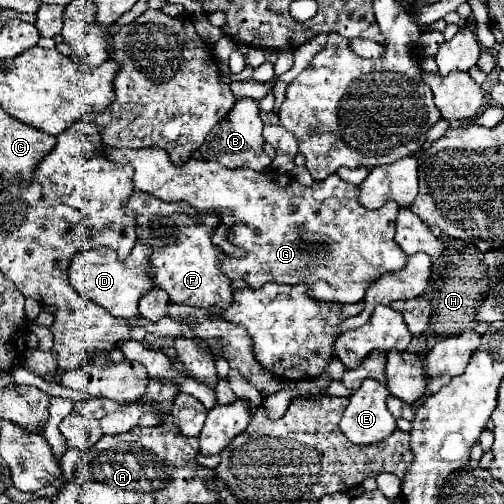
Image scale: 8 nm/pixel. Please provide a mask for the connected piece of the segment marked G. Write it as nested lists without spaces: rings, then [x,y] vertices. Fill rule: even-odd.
[[[111,147],[107,157],[117,163],[129,163],[135,169],[135,189],[151,193],[161,201],[185,201],[189,203],[197,215],[213,213],[223,219],[225,211],[231,211],[235,223],[229,227],[229,243],[241,247],[245,257],[231,257],[221,253],[221,271],[231,279],[243,279],[251,289],[259,289],[265,283],[281,283],[281,285],[307,285],[309,297],[317,301],[333,301],[333,303],[357,303],[363,301],[363,295],[371,281],[375,281],[383,273],[399,271],[405,265],[407,255],[395,243],[395,217],[399,205],[389,201],[381,209],[369,211],[359,203],[359,185],[343,181],[337,173],[329,175],[323,181],[315,181],[311,187],[301,185],[291,175],[279,171],[257,173],[251,169],[225,169],[219,163],[189,159],[181,165],[173,165],[169,155],[159,149],[117,149]]]

